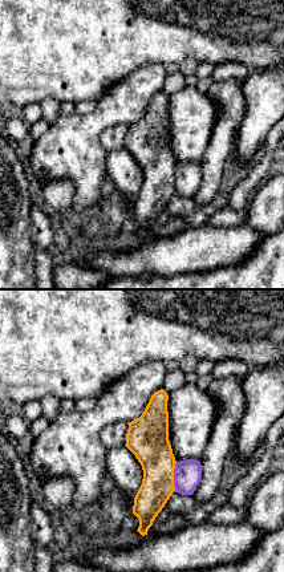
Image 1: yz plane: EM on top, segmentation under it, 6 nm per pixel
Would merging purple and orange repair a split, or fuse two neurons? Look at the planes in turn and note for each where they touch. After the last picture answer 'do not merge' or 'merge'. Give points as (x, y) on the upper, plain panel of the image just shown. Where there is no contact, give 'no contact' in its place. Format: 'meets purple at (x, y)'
meets purple at (174, 179)

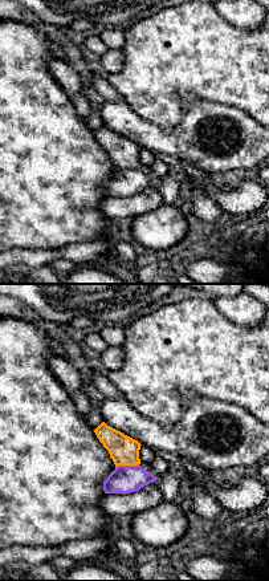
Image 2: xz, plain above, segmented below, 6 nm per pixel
meets purple at (126, 169)

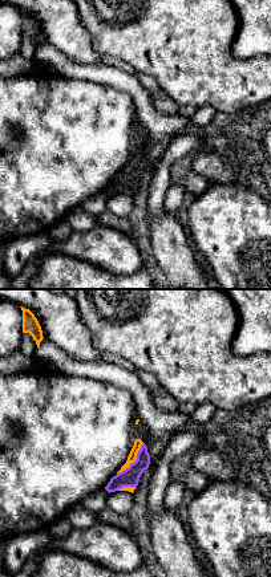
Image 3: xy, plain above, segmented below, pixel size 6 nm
meets purple at (136, 163)

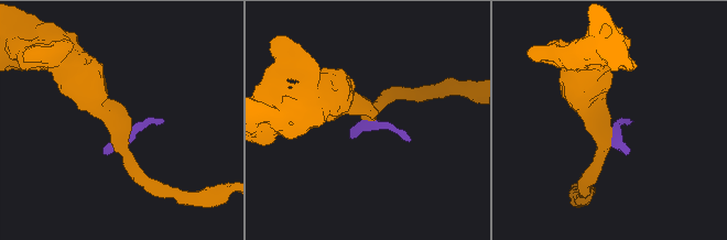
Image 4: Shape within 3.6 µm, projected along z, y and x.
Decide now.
do not merge

